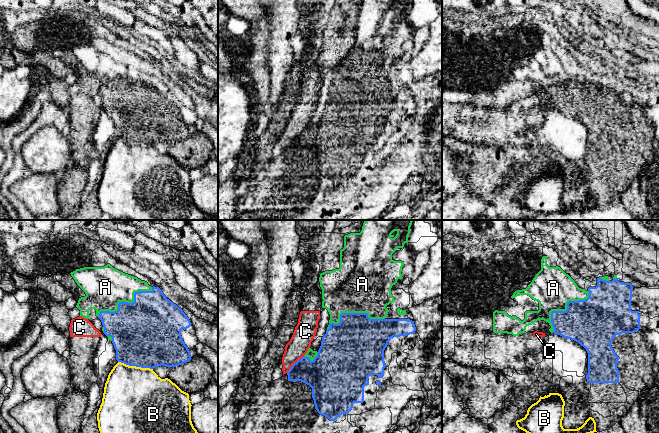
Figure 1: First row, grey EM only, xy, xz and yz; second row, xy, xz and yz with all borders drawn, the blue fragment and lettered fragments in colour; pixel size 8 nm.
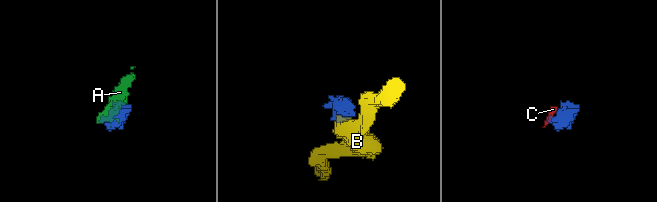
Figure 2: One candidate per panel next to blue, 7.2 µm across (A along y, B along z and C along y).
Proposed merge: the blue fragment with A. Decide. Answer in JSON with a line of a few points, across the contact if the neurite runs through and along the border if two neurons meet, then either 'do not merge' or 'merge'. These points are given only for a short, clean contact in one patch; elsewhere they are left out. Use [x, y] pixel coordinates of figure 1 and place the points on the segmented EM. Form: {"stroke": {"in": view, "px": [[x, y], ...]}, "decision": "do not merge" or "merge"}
{"decision": "merge"}

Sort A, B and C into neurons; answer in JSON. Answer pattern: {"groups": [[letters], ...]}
{"groups": [["A"], ["B"], ["C"]]}

